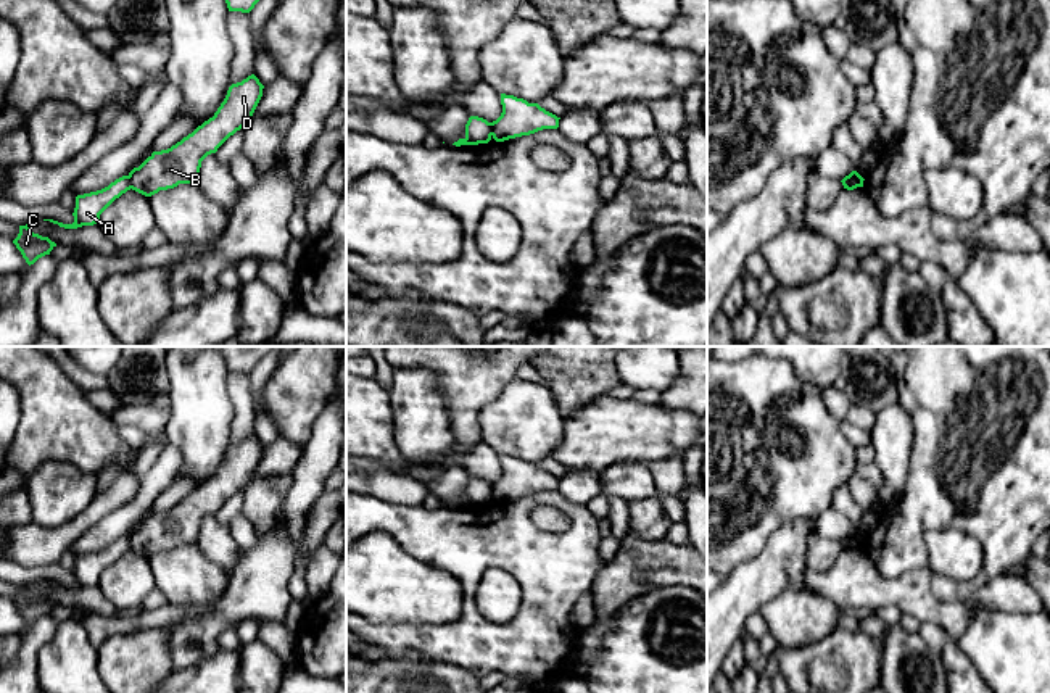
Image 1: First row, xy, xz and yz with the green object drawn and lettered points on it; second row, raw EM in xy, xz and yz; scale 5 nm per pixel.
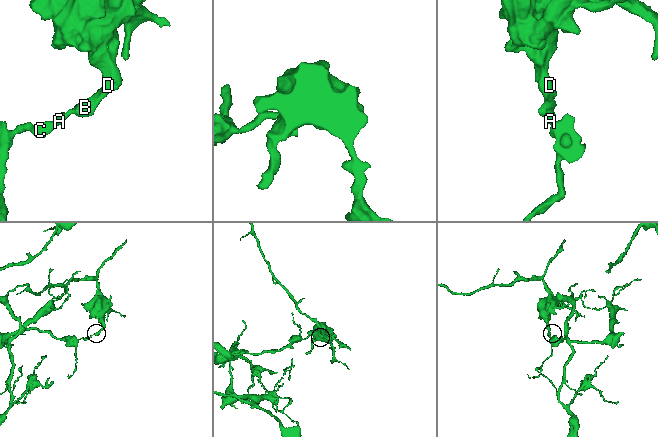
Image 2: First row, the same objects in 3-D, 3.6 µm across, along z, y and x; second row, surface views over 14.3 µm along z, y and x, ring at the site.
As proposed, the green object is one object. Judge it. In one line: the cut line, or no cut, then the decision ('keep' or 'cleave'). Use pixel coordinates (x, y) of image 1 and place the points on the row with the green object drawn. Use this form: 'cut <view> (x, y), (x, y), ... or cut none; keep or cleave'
cut xy (128, 176), (131, 187); cleave

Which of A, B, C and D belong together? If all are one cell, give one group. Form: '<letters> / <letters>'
A C / B D

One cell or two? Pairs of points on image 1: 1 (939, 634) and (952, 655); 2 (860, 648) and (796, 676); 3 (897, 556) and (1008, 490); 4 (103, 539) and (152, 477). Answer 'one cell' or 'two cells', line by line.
1: two cells
2: one cell
3: one cell
4: one cell

